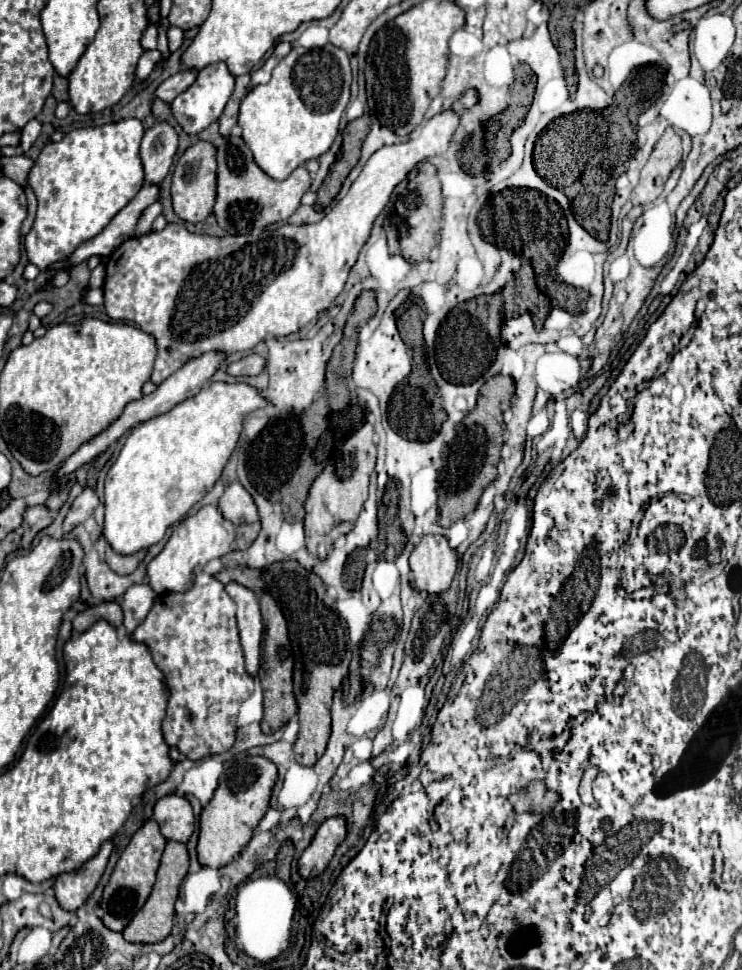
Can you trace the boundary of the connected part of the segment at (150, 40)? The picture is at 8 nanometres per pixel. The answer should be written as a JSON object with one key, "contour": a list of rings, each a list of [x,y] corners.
{"contour":[[[149,22],[149,26],[145,28],[143,38],[141,38],[141,46],[143,46],[145,50],[153,50],[153,48],[157,48],[157,26],[155,26],[155,24]]]}

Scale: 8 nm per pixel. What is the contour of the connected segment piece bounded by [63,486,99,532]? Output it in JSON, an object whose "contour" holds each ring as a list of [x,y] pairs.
{"contour":[[[87,486],[87,488],[75,498],[75,502],[71,504],[71,508],[69,508],[67,516],[65,516],[65,522],[63,522],[63,530],[69,532],[71,528],[83,524],[83,522],[93,514],[93,510],[95,510],[97,506],[99,506],[99,498],[97,498],[95,490]]]}

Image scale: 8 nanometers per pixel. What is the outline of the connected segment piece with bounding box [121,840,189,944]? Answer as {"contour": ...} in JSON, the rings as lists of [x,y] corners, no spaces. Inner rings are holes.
{"contour":[[[169,840],[165,846],[165,852],[161,856],[161,866],[157,870],[157,882],[151,890],[151,896],[147,898],[145,906],[131,918],[131,922],[127,924],[127,928],[121,932],[123,938],[127,942],[137,942],[137,944],[145,944],[145,942],[161,942],[169,936],[171,926],[173,926],[173,918],[175,918],[175,910],[173,904],[177,900],[179,894],[179,884],[183,880],[183,876],[187,874],[189,868],[189,854],[185,844]]]}

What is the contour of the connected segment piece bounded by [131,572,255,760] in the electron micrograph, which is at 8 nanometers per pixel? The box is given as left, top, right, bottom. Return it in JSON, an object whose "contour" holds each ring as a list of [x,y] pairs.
{"contour":[[[199,572],[191,590],[179,594],[163,594],[155,598],[151,612],[135,628],[131,640],[145,644],[151,650],[159,670],[165,674],[165,684],[169,688],[169,706],[163,720],[165,742],[177,748],[189,760],[201,760],[227,752],[235,744],[239,704],[253,694],[255,678],[245,670],[243,650],[239,646],[235,624],[235,602],[227,596],[223,584],[215,576]]]}

